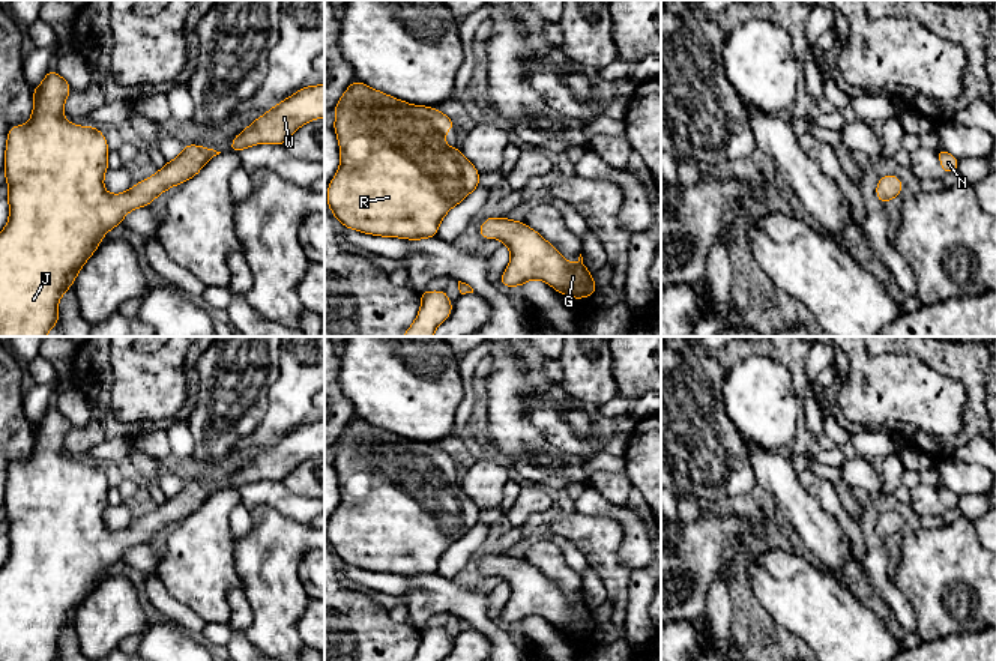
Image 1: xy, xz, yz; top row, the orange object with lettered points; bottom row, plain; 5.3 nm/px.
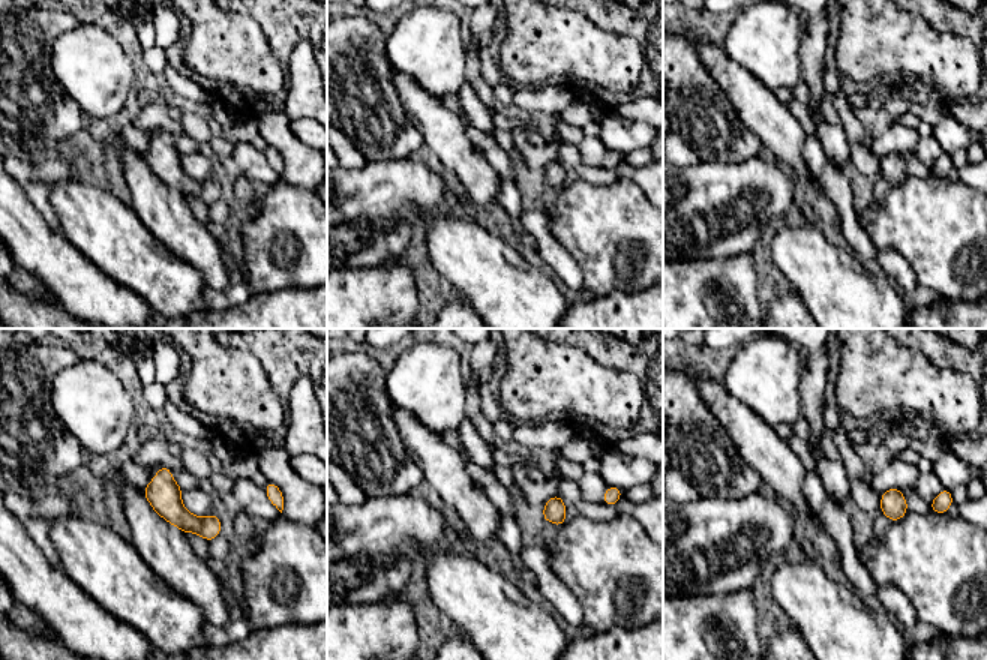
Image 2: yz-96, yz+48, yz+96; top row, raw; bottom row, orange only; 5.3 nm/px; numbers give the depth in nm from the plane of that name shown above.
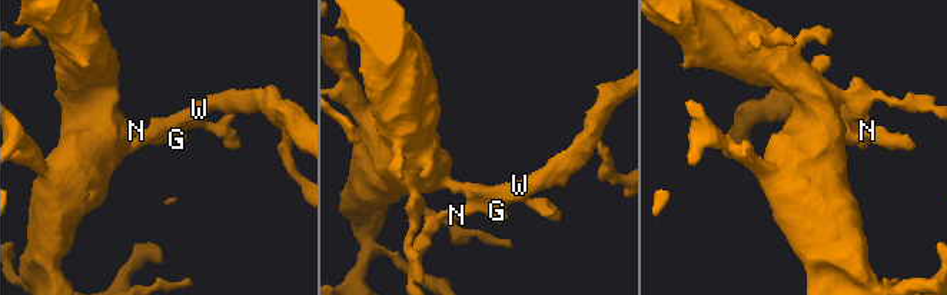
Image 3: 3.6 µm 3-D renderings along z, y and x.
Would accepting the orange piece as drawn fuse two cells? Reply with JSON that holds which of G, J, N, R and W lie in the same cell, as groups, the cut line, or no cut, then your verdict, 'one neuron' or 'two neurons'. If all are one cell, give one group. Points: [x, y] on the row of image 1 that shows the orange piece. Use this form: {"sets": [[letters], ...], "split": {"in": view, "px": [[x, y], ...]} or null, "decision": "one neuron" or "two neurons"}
{"sets": [["G", "J", "N", "R", "W"]], "split": null, "decision": "one neuron"}

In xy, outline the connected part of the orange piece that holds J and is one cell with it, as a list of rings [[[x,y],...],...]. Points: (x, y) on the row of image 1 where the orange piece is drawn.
[[[48,71],[33,89],[33,113],[26,125],[11,126],[5,152],[5,180],[9,192],[9,219],[0,231],[0,337],[45,337],[59,323],[59,300],[99,242],[134,209],[147,207],[171,186],[200,173],[216,155],[197,144],[167,161],[153,176],[122,194],[108,194],[104,176],[110,147],[93,126],[78,126],[63,117],[69,83]]]

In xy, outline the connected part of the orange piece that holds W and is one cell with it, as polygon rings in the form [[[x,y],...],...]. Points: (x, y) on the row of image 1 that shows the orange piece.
[[[324,83],[299,89],[237,134],[230,152],[269,143],[284,146],[302,125],[324,117]]]

